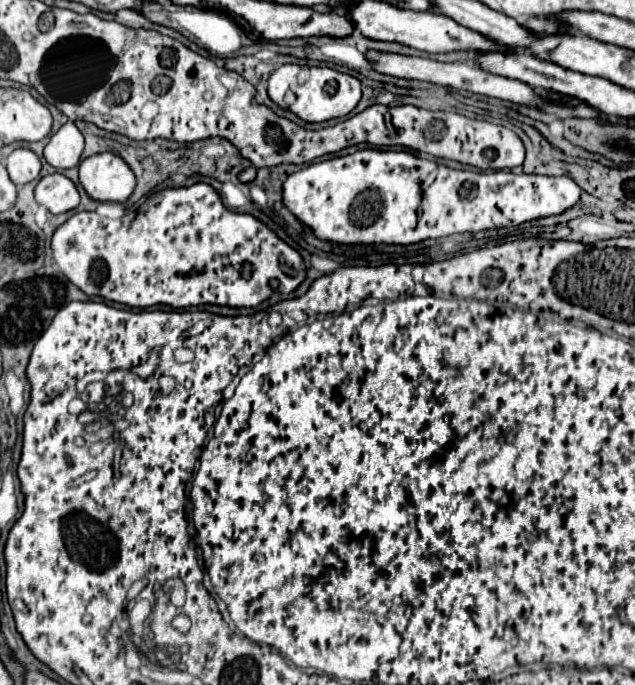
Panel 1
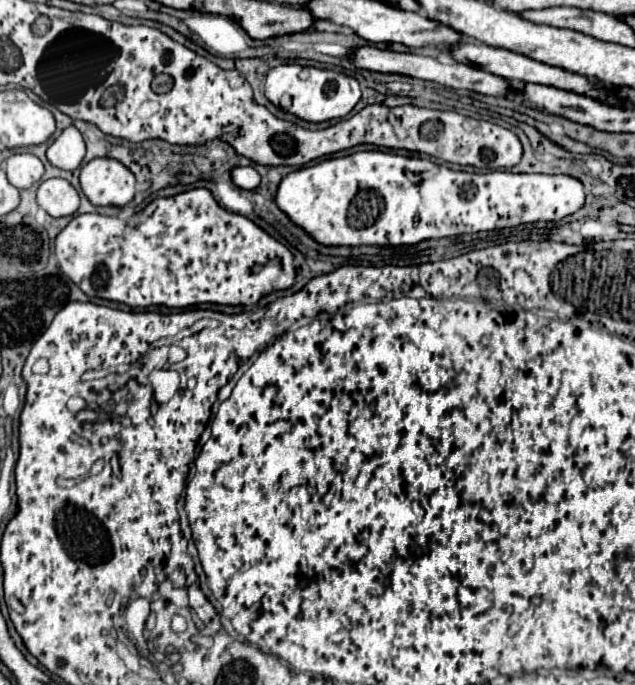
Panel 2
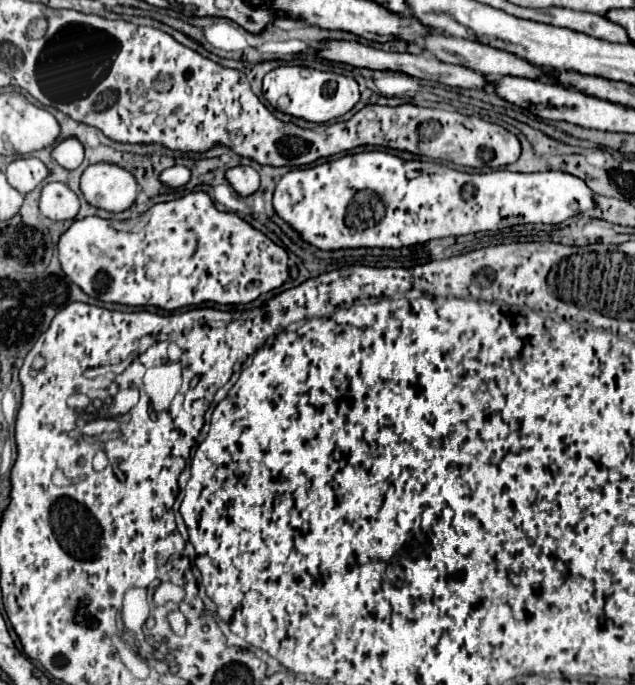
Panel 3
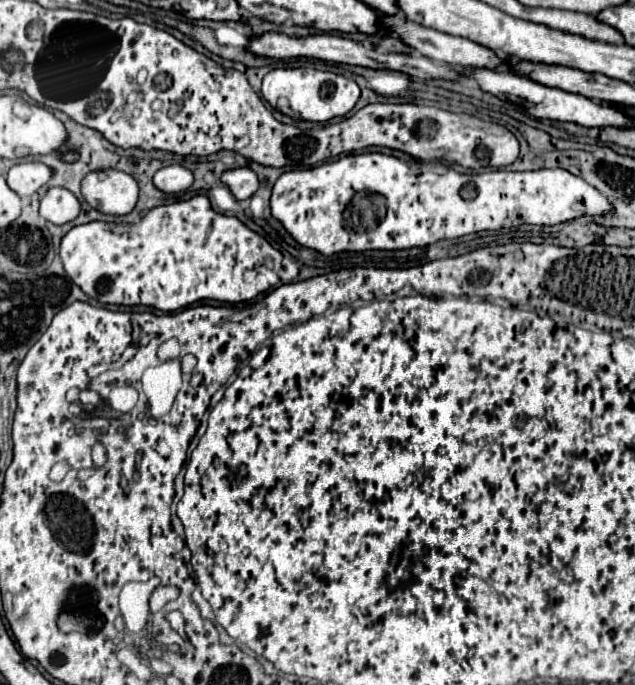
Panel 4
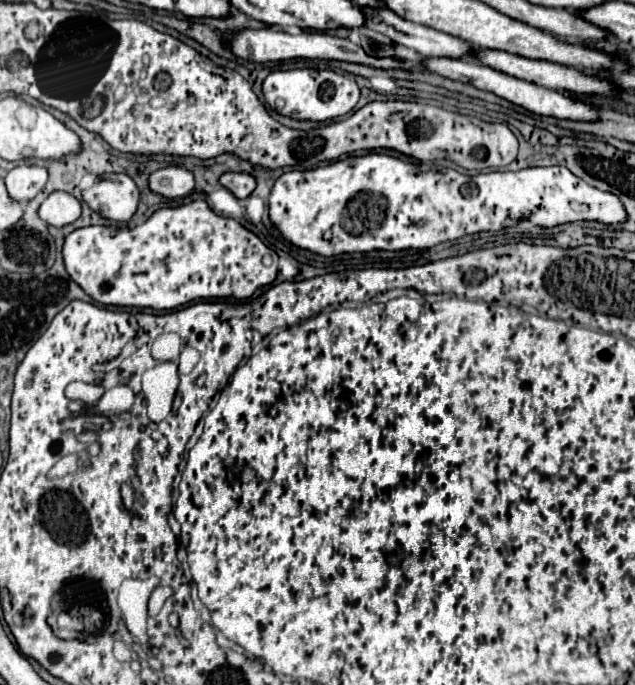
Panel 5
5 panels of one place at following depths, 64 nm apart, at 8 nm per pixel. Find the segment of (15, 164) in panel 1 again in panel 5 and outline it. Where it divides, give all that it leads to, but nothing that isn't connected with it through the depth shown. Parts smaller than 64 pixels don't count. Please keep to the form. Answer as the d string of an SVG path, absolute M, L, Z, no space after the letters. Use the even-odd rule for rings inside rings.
M26 164L12 168L4 178L8 194L18 202L32 200L44 188L46 180L48 180L48 170L46 168L26 166Z

